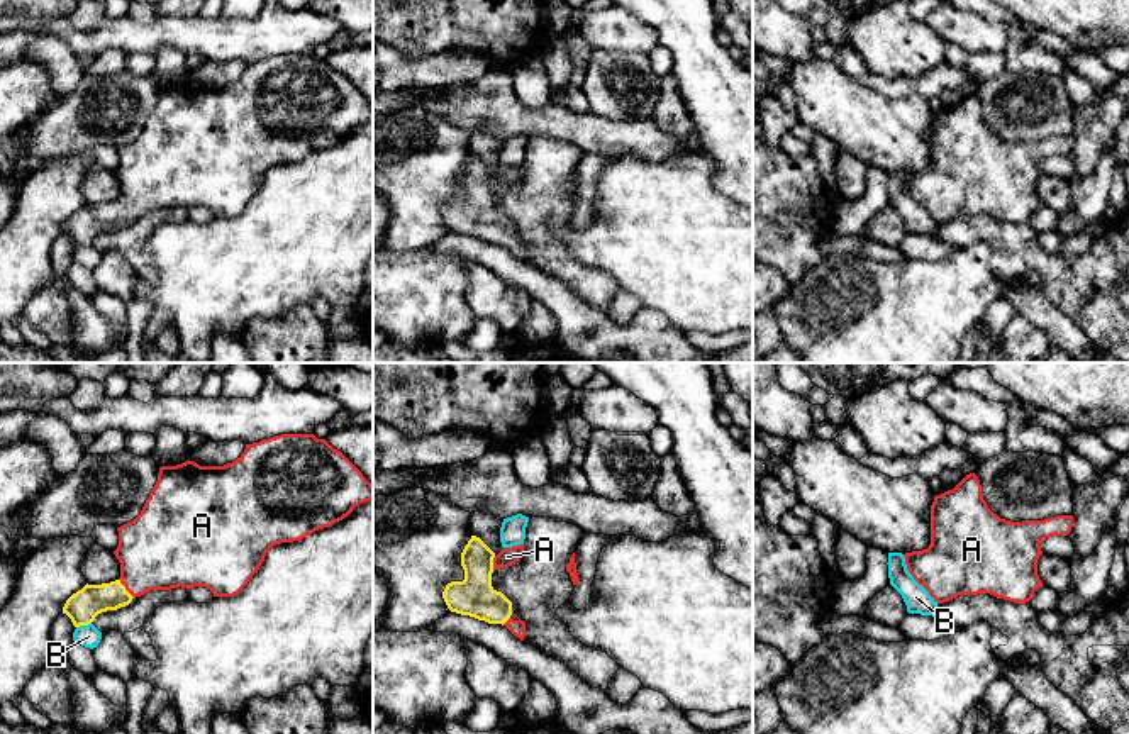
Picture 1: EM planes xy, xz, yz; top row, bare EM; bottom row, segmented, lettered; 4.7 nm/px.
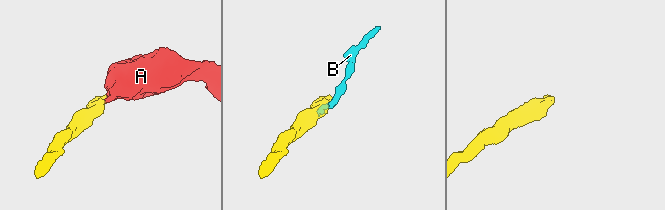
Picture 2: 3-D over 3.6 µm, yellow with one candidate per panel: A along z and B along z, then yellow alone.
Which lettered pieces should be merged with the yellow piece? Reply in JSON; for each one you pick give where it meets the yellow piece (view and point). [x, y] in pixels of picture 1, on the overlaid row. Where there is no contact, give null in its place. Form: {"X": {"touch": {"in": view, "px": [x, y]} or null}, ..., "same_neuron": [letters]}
{"A": {"touch": {"in": "xy", "px": [124, 589]}}, "same_neuron": ["A"]}

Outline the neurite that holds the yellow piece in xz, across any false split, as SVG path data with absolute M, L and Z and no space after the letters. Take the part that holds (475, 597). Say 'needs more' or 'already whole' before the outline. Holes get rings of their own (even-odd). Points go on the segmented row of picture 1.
needs more; M471 536L461 553L464 580L448 583L442 592L448 609L488 624L502 624L524 641L526 622L510 617L512 602L492 587L493 570L515 564L522 558L522 553L524 544L519 544L503 548L495 554L480 537Z

